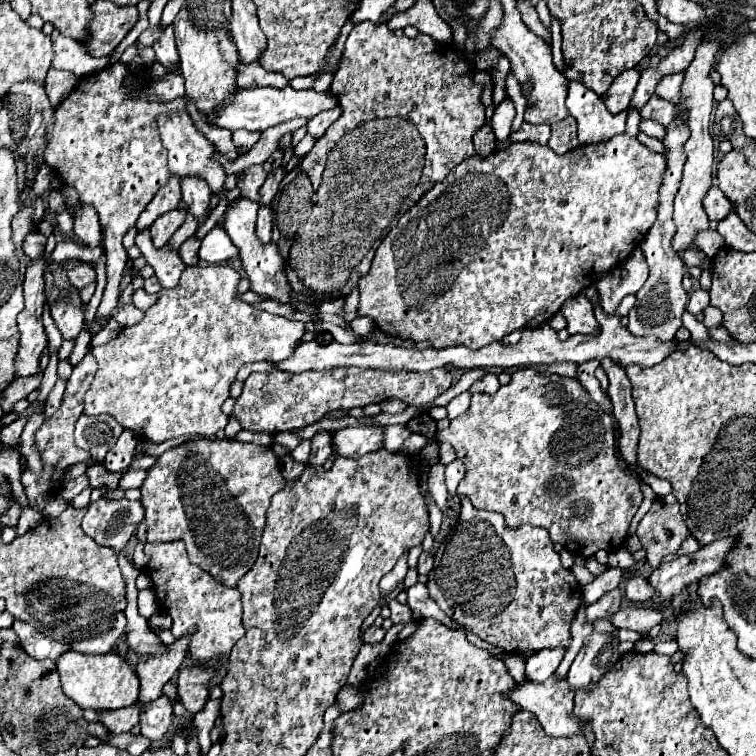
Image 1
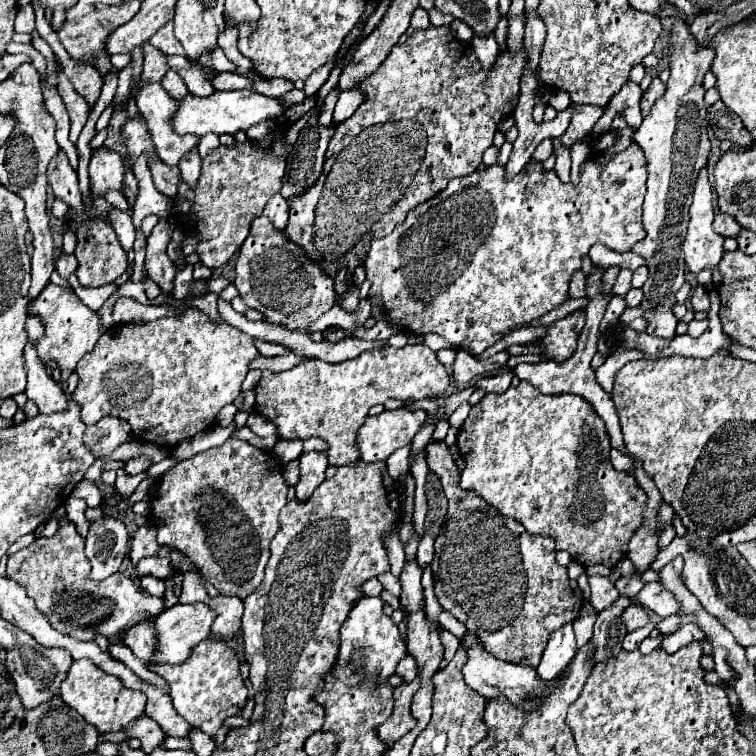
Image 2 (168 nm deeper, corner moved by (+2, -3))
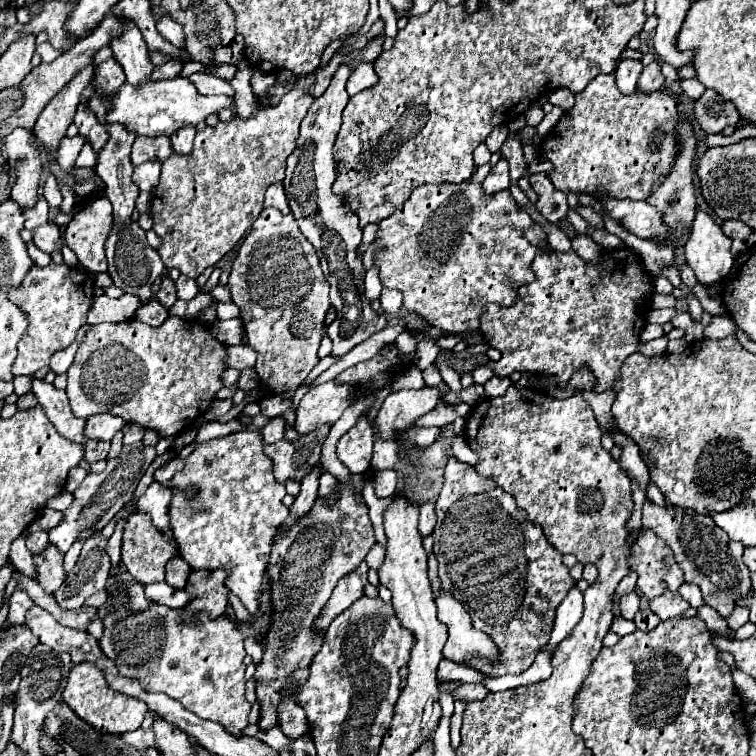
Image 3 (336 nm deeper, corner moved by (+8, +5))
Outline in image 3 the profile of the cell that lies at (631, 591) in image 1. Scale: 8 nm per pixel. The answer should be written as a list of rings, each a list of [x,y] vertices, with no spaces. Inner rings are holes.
[[[665,592],[663,596],[655,598],[649,602],[649,608],[661,618],[661,620],[669,620],[675,618],[679,614],[683,614],[689,608],[689,602],[683,600],[677,592]]]

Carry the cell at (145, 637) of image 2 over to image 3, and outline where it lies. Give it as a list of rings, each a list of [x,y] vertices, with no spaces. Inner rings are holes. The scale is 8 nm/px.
[[[173,448],[159,454],[140,478],[137,488],[122,510],[115,534],[107,542],[107,556],[111,558],[111,574],[123,584],[127,592],[127,604],[109,612],[103,618],[103,636],[99,648],[115,662],[123,678],[135,678],[147,692],[163,692],[173,700],[179,700],[183,708],[191,710],[203,720],[219,722],[229,734],[243,736],[243,728],[249,726],[251,704],[245,700],[245,648],[239,626],[229,616],[209,618],[199,614],[195,622],[179,622],[179,608],[161,606],[145,596],[145,586],[137,584],[127,570],[121,570],[121,528],[131,513],[127,508],[138,500],[154,481],[157,468],[167,464],[171,456],[177,456]]]

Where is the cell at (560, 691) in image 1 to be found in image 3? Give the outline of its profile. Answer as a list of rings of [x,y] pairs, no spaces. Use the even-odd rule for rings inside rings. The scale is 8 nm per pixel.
[[[439,590],[439,594],[435,596],[435,604],[437,604],[437,618],[449,628],[449,638],[447,644],[443,646],[445,658],[463,664],[465,654],[475,652],[481,654],[485,660],[491,662],[495,660],[497,656],[495,644],[487,634],[471,626],[471,618],[457,598],[453,598],[445,590]]]

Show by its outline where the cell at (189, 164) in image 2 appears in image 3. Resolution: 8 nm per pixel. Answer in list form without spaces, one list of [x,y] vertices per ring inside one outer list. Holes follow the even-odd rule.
[[[183,126],[183,130],[175,130],[175,134],[171,134],[173,150],[179,154],[191,154],[195,132],[197,130],[193,126]]]

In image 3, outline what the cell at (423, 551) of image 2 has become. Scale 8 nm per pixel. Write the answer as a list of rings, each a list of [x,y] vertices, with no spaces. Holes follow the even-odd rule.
[[[427,502],[421,506],[421,516],[419,516],[419,530],[423,536],[429,536],[433,532],[433,526],[437,522],[437,514],[435,514],[435,504]]]

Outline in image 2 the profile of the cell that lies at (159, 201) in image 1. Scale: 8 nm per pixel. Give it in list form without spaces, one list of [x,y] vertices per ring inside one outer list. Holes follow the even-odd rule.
[[[155,158],[153,162],[149,162],[149,168],[151,168],[151,174],[153,174],[153,182],[155,182],[155,188],[173,198],[177,194],[177,186],[181,182],[181,176],[179,176],[179,168],[177,166],[165,166],[159,158]]]

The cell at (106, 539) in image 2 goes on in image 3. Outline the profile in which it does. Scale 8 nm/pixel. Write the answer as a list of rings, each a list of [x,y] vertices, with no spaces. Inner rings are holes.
[[[93,534],[83,542],[81,556],[67,576],[65,584],[55,592],[57,604],[63,610],[79,610],[83,602],[105,588],[105,582],[109,578],[109,556],[105,554],[107,540],[101,534]]]

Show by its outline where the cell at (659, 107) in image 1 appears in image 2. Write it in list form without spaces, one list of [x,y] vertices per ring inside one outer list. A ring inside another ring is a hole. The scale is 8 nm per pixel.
[[[653,78],[649,90],[647,90],[647,92],[643,94],[643,98],[641,98],[641,114],[647,116],[649,110],[653,108],[653,104],[655,104],[663,94],[665,94],[665,84],[663,84],[659,78]]]

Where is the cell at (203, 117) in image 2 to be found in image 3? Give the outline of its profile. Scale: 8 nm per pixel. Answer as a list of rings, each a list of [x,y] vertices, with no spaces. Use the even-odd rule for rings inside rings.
[[[169,78],[169,80],[157,80],[157,82],[143,82],[143,86],[131,86],[125,82],[119,88],[119,94],[115,98],[103,98],[99,92],[95,92],[87,100],[87,108],[97,116],[97,120],[103,122],[119,122],[121,126],[127,126],[127,130],[143,136],[171,136],[175,130],[179,130],[185,124],[195,126],[197,122],[205,120],[209,114],[217,114],[223,108],[231,108],[231,98],[227,96],[203,96],[195,90],[195,86],[189,82],[189,78]]]

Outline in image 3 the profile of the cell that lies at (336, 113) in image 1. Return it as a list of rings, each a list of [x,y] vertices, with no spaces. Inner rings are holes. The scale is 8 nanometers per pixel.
[[[361,62],[355,66],[355,70],[349,76],[347,92],[349,92],[349,96],[355,96],[357,92],[371,88],[375,82],[377,82],[377,74],[373,68],[373,62]]]

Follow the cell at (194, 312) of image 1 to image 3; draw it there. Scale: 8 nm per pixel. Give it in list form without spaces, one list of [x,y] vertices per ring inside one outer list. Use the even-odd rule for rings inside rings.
[[[169,316],[159,328],[147,326],[135,318],[117,324],[97,324],[85,332],[85,338],[81,340],[75,354],[75,362],[67,370],[69,404],[73,414],[79,418],[91,418],[99,412],[109,412],[121,416],[127,424],[153,428],[161,438],[175,436],[201,418],[213,402],[215,394],[223,388],[221,374],[227,370],[223,362],[225,356],[225,346],[217,342],[197,320]]]

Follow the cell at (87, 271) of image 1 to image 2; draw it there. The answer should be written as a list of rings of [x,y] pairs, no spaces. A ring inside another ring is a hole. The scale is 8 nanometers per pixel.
[[[61,254],[61,256],[57,258],[57,262],[55,262],[55,268],[57,268],[57,272],[61,274],[61,278],[69,278],[71,274],[77,272],[77,258],[75,258],[75,256],[65,256],[65,254]]]

